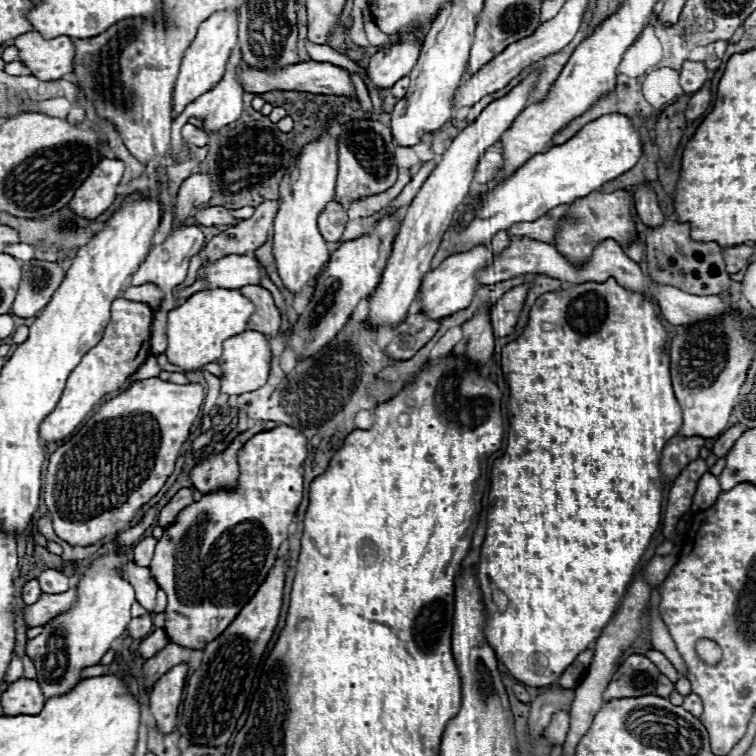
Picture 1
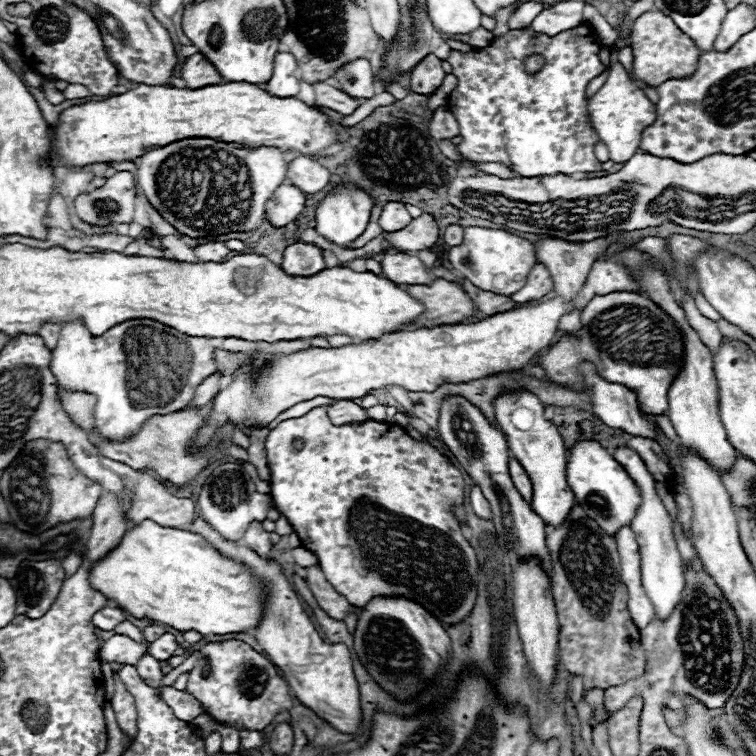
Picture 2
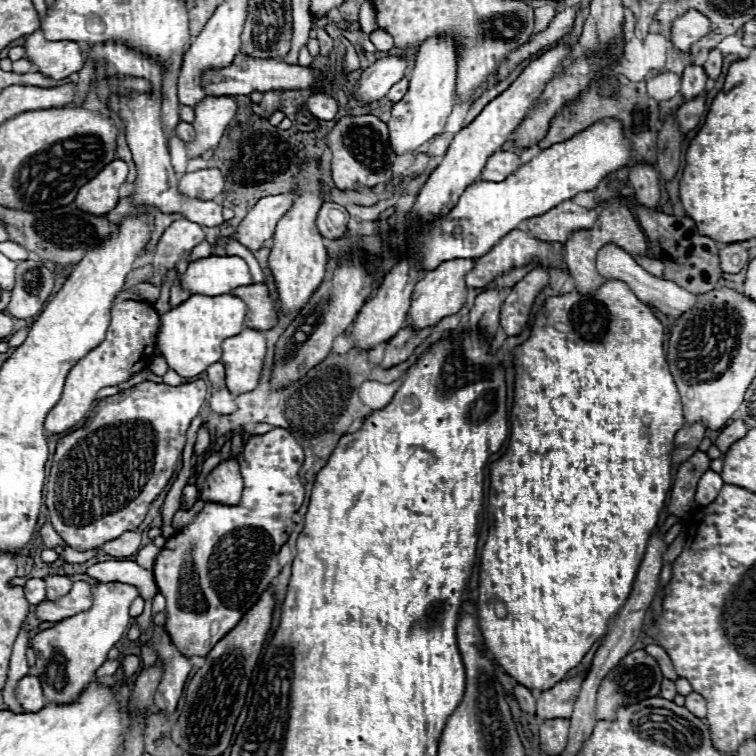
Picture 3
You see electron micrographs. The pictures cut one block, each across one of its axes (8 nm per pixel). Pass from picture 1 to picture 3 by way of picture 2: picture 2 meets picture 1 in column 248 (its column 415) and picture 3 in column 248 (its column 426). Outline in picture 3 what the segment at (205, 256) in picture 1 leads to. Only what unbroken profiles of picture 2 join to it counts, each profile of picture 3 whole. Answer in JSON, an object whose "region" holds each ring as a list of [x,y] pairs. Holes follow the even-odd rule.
{"region":[[[296,192],[260,198],[238,226],[238,232],[232,234],[230,238],[238,240],[242,246],[246,246],[252,252],[262,248],[262,242],[274,236],[274,228],[278,220],[294,206],[294,200],[296,200]]]}

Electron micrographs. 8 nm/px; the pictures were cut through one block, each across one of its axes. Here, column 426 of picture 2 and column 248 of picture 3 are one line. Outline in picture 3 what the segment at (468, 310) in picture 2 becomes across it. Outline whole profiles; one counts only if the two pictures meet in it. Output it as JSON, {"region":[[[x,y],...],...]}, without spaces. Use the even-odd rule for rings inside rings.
{"region":[[[250,284],[242,288],[234,288],[230,292],[246,302],[246,326],[254,330],[268,330],[276,322],[276,310],[268,296],[268,288],[264,284]]]}

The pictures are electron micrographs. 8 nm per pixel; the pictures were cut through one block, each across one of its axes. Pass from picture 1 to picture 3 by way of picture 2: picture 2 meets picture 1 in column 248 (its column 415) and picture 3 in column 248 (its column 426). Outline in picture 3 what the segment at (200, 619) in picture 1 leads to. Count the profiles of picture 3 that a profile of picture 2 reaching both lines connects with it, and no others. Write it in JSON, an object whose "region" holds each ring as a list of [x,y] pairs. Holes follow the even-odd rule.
{"region":[[[274,428],[262,436],[252,436],[238,462],[244,478],[240,504],[206,504],[186,530],[174,534],[164,544],[156,558],[154,578],[160,594],[166,598],[166,632],[184,656],[206,656],[210,648],[214,648],[214,644],[218,644],[218,640],[222,640],[222,636],[226,636],[226,632],[238,624],[238,620],[258,602],[258,596],[262,596],[262,592],[278,578],[278,552],[292,534],[292,514],[304,500],[304,486],[298,480],[304,452],[288,430]]]}

